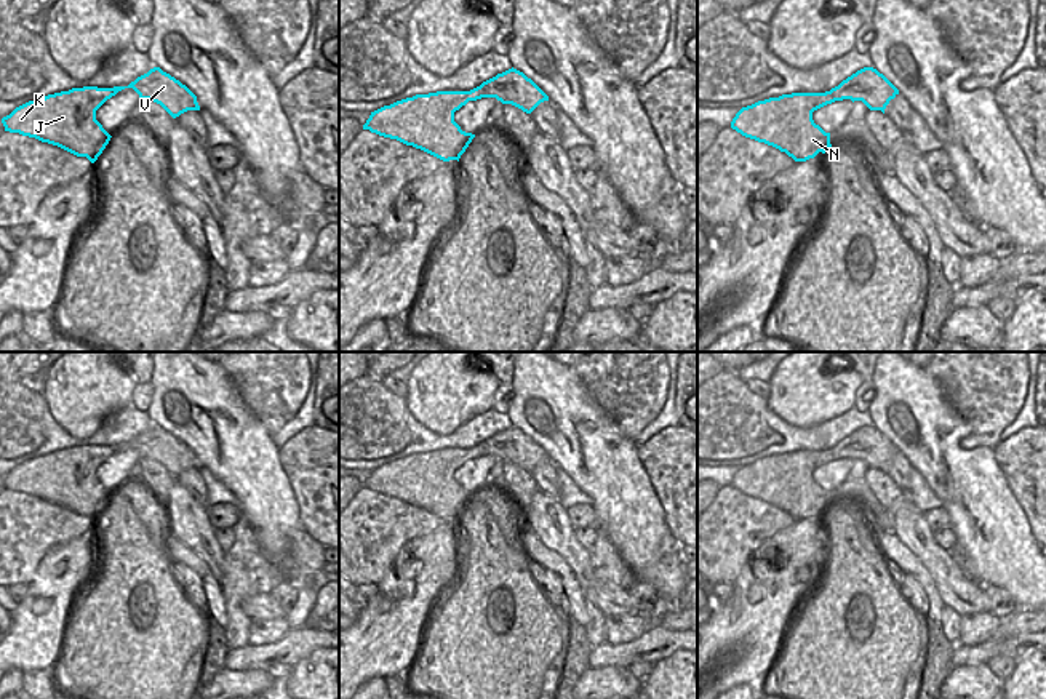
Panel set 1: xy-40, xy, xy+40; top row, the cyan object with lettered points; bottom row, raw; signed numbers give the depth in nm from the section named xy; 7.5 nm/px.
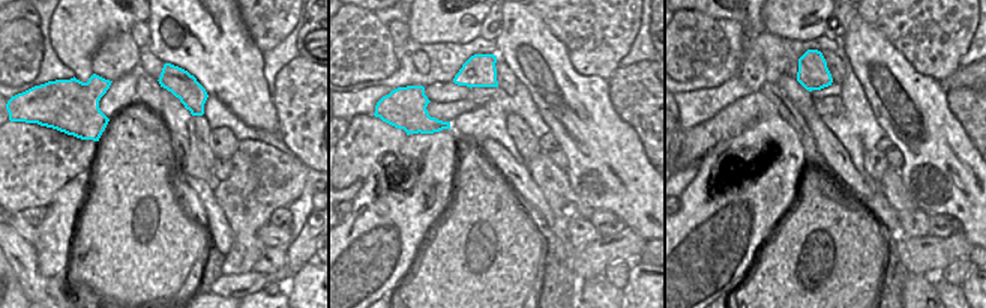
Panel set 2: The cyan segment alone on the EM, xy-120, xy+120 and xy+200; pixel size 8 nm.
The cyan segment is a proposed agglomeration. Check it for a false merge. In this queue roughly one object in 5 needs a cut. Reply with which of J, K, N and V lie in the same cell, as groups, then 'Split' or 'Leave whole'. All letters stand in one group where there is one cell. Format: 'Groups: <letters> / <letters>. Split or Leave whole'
Groups: J K N V. Leave whole.

